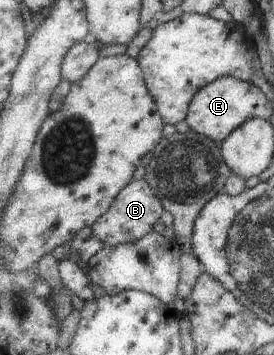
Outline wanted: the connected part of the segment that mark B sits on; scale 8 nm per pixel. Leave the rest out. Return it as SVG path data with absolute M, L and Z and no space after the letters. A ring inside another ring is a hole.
M145 178L133 179L113 201L109 212L93 225L93 236L99 237L106 246L137 242L153 232L153 224L160 222L160 215L165 211L163 204L152 186Z

